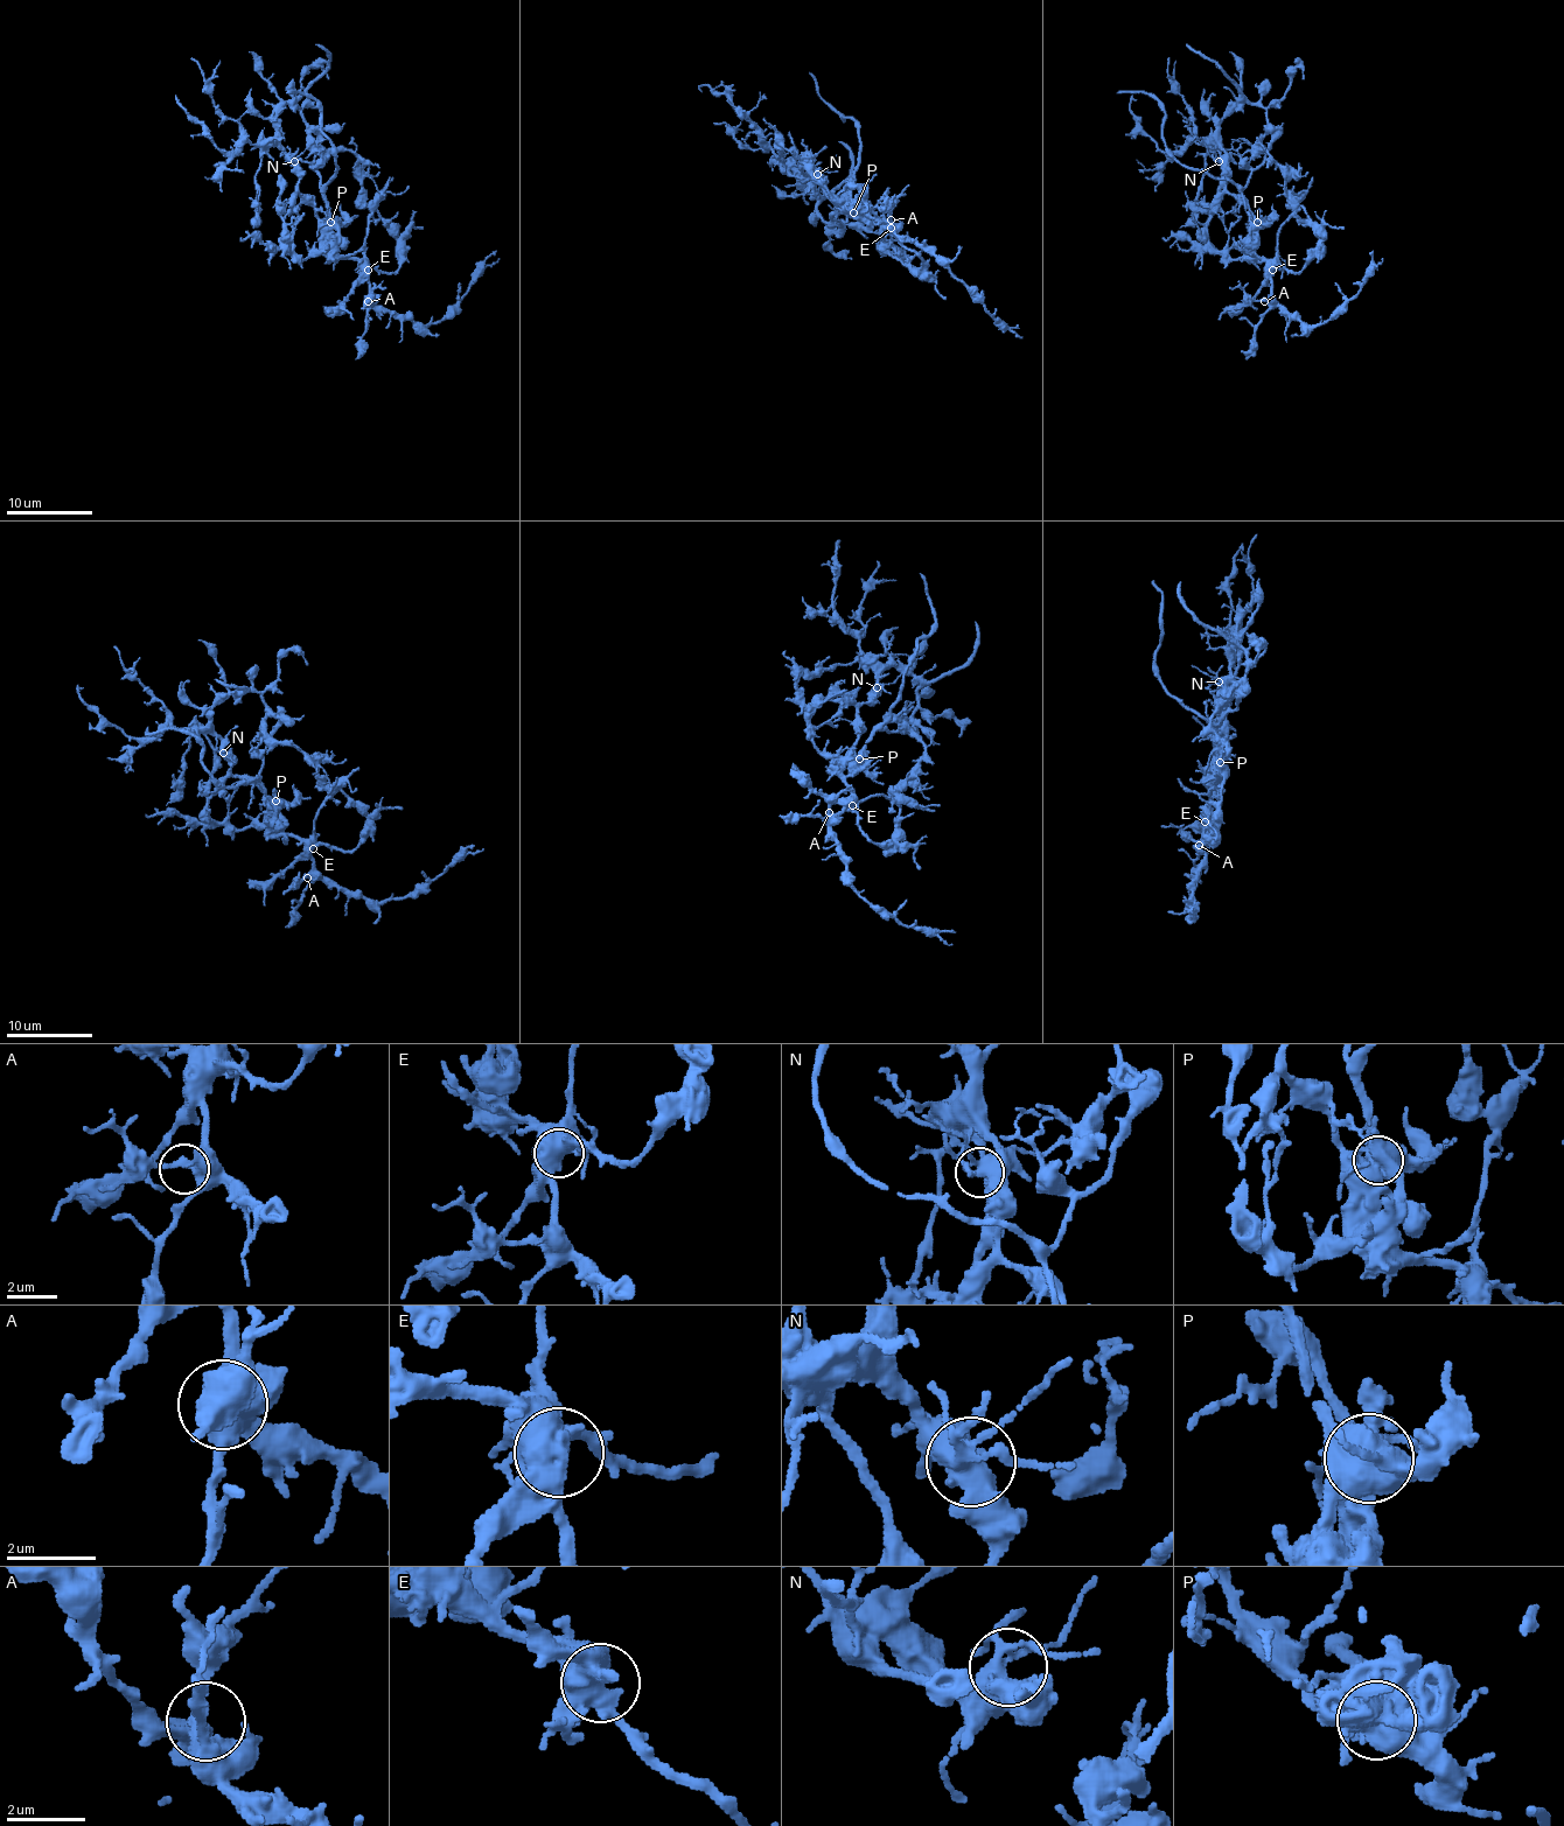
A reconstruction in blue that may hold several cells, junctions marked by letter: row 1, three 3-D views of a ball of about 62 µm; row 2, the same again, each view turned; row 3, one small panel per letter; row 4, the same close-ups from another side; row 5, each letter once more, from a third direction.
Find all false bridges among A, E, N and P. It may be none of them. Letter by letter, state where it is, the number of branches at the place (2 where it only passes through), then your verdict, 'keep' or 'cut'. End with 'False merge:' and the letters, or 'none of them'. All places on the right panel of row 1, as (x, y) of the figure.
A: (1264, 301) | 2 | keep
E: (1272, 270) | 4 | keep
N: (1219, 161) | 5 | keep
P: (1257, 222) | 6 | cut
False merge: P

